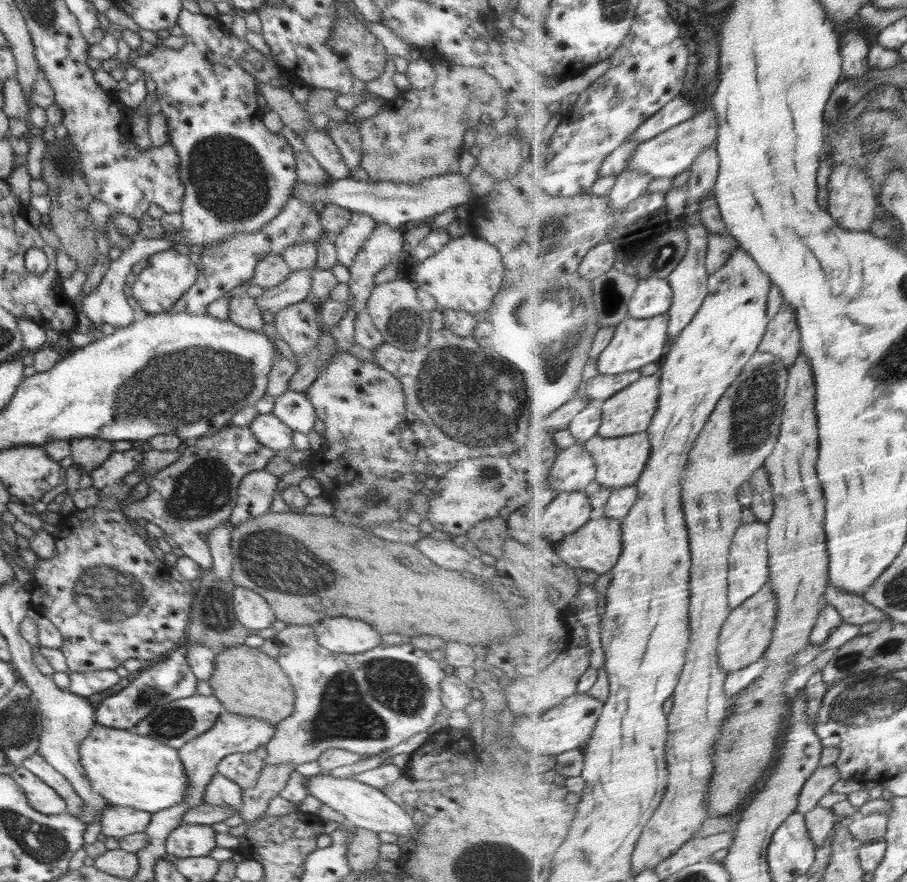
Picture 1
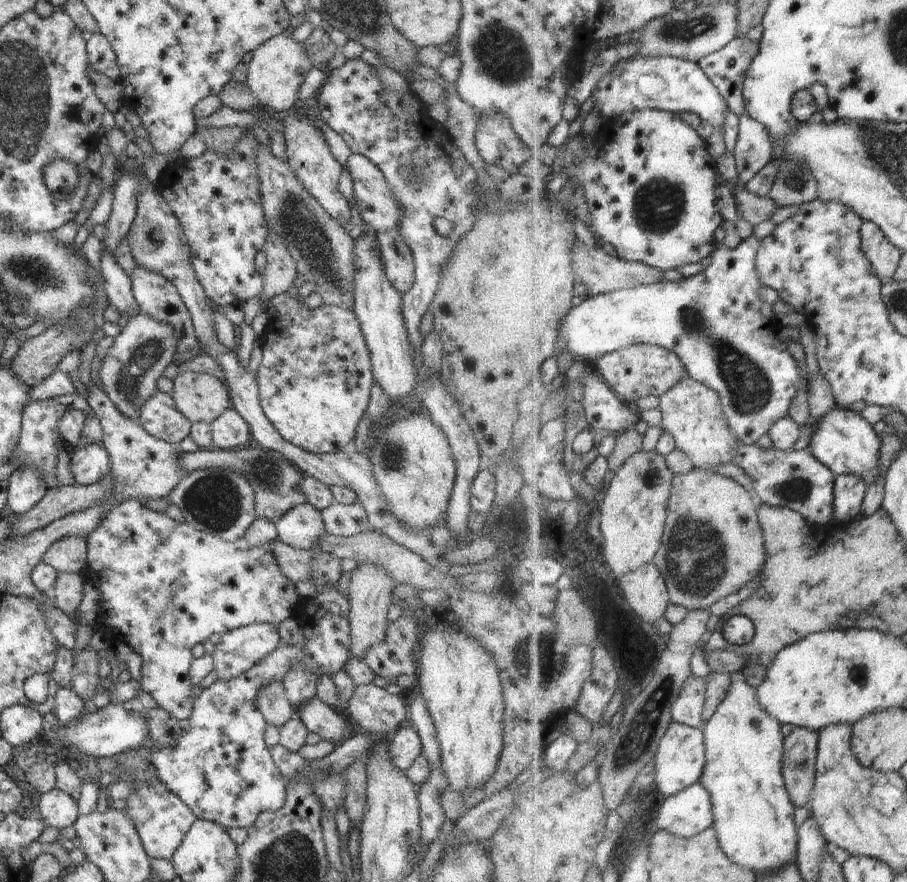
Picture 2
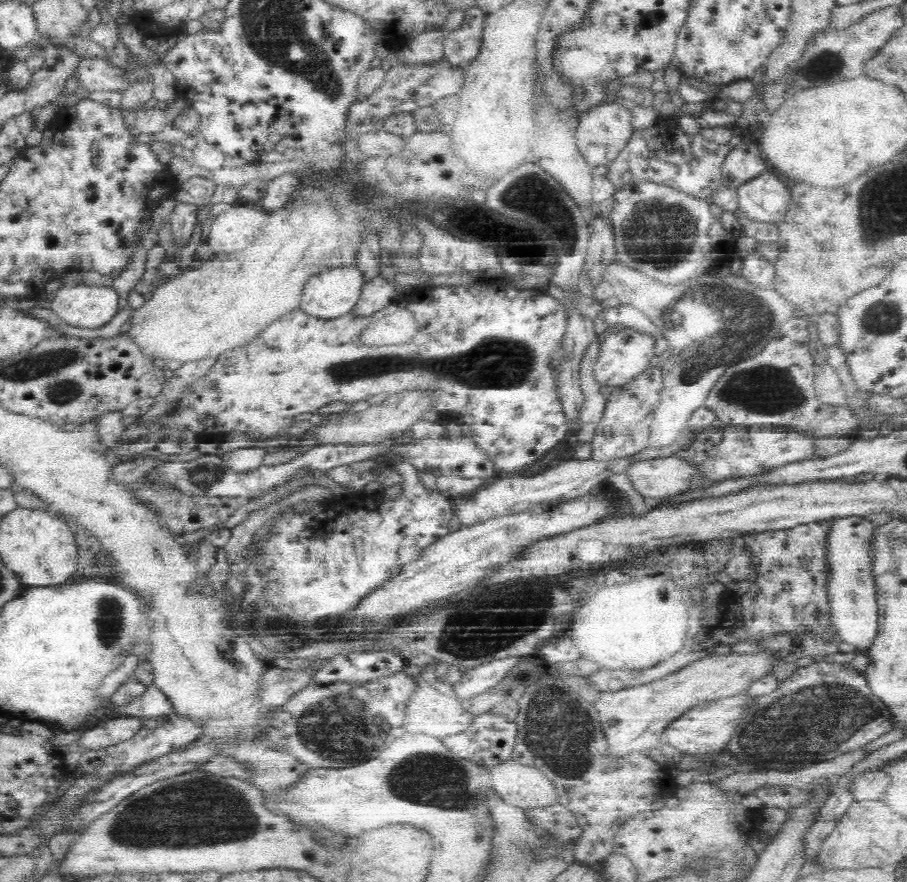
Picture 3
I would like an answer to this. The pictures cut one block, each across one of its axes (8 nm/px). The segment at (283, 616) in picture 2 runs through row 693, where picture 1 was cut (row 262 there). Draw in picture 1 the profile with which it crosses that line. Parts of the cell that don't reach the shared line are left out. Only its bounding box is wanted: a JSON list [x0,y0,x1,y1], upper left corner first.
[128,248,198,315]

